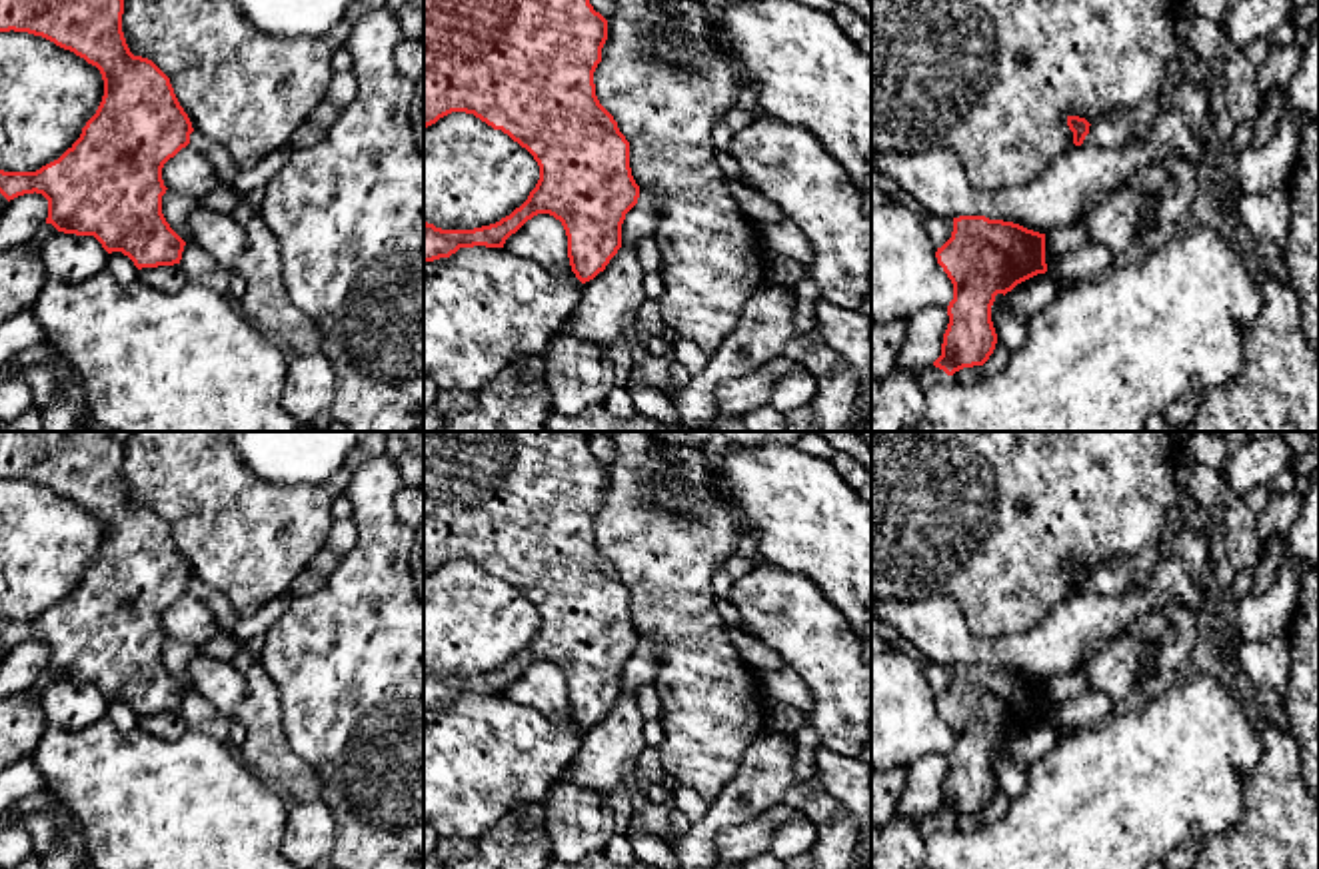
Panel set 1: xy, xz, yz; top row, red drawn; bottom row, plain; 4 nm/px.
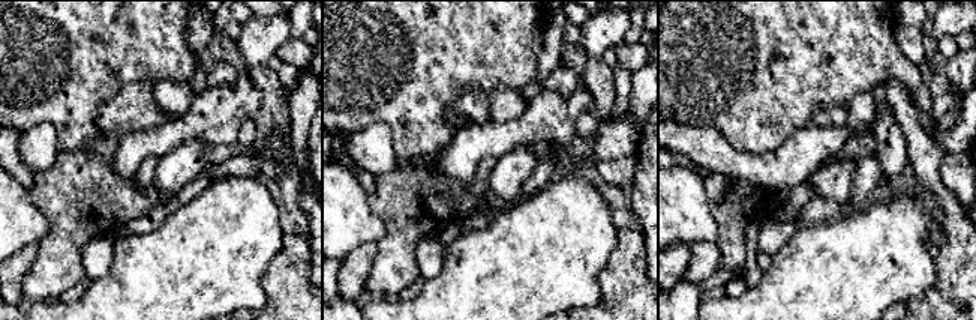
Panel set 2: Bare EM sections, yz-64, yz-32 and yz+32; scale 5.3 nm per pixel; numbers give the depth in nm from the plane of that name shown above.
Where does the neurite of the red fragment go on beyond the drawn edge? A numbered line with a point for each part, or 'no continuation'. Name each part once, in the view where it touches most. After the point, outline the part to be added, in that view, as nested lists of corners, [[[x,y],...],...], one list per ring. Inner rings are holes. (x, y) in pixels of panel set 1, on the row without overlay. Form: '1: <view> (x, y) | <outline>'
no continuation

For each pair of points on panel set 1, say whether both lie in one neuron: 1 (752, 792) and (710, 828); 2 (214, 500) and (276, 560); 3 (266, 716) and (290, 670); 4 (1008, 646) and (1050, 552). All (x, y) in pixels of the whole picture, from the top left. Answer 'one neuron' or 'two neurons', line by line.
1: one neuron
2: one neuron
3: two neurons
4: two neurons

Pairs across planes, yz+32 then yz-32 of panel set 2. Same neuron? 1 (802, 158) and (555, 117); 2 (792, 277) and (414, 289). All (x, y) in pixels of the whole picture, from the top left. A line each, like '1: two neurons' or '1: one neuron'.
1: one neuron
2: two neurons

